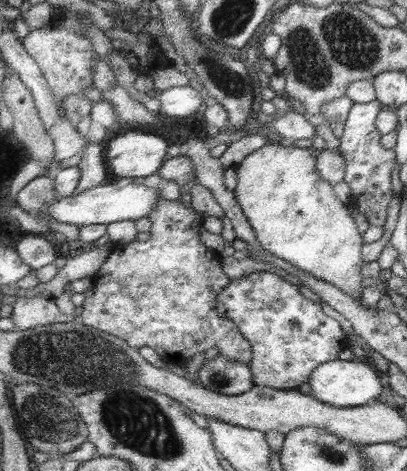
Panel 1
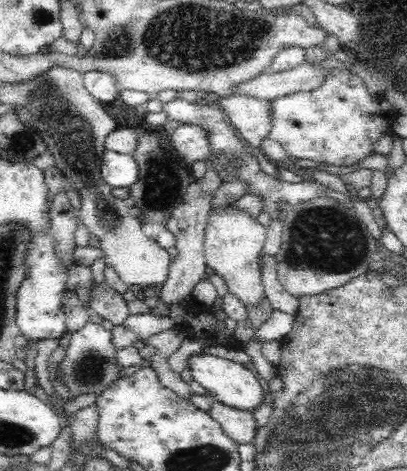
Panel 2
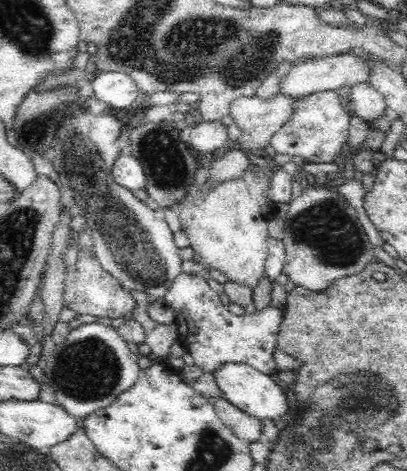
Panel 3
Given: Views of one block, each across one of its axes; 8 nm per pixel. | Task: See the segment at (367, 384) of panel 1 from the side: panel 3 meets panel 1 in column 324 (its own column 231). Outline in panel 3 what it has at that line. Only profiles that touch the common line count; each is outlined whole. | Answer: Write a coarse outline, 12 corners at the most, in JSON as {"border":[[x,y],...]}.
{"border":[[230,364],[214,374],[224,398],[282,426],[290,400],[272,376]]}

